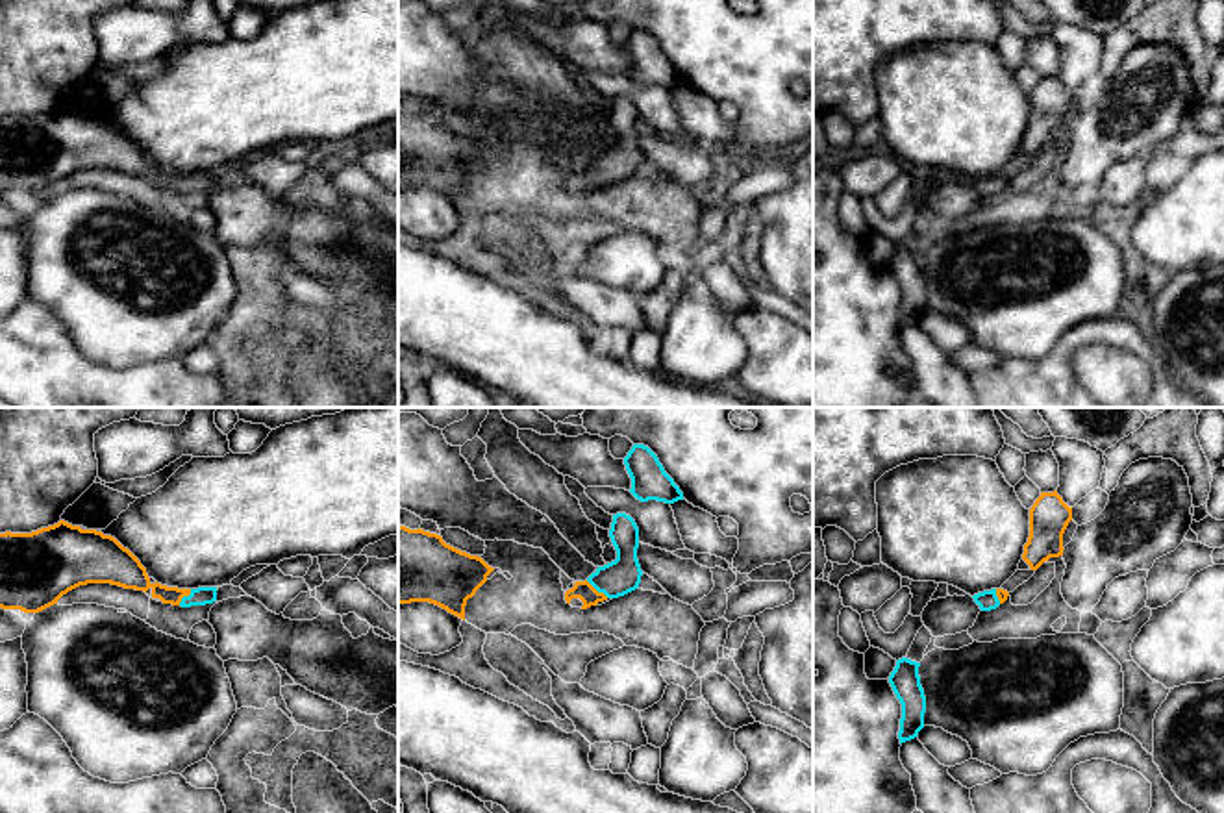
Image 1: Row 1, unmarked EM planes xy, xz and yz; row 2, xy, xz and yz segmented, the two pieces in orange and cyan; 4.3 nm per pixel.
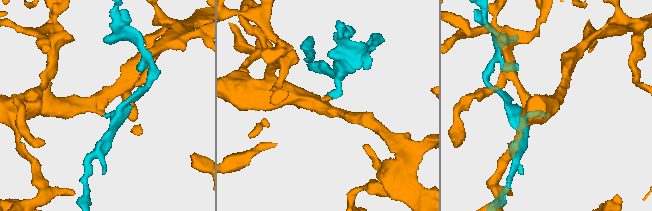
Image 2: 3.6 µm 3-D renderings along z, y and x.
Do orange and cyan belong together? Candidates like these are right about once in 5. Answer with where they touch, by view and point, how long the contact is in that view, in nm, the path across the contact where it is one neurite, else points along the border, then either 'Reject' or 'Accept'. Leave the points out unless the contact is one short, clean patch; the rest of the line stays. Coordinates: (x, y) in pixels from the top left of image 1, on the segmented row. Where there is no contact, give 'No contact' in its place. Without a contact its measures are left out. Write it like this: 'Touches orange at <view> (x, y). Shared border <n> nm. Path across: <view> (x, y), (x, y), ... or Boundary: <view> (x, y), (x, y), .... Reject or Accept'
Touches orange at xz (595, 589). Shared border 130 nm. Path across: xz (582, 589), (595, 589), (621, 576). Accept

